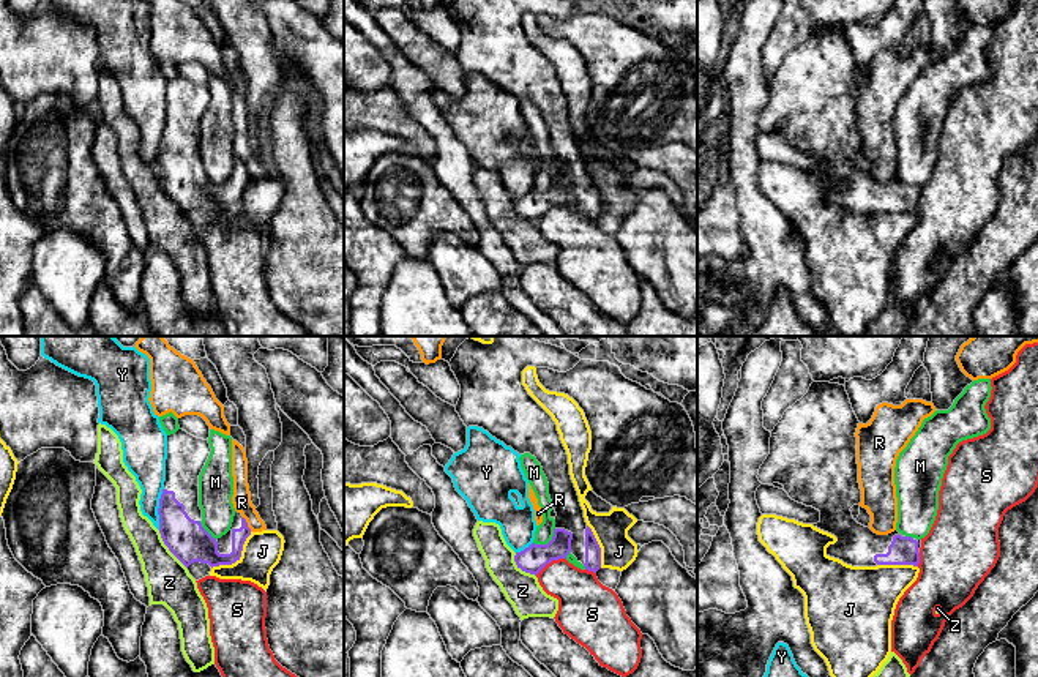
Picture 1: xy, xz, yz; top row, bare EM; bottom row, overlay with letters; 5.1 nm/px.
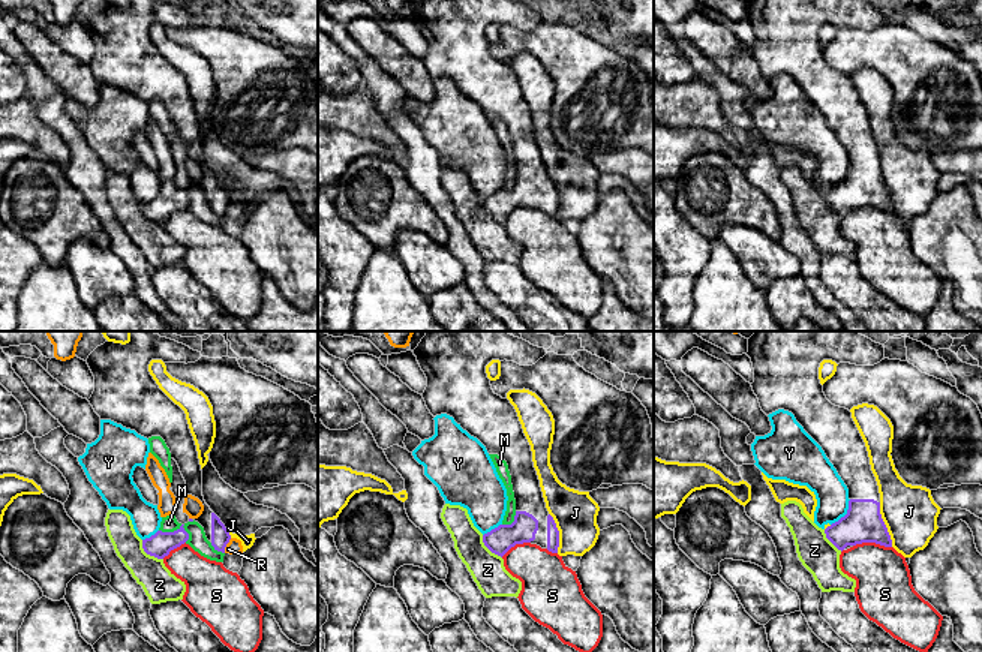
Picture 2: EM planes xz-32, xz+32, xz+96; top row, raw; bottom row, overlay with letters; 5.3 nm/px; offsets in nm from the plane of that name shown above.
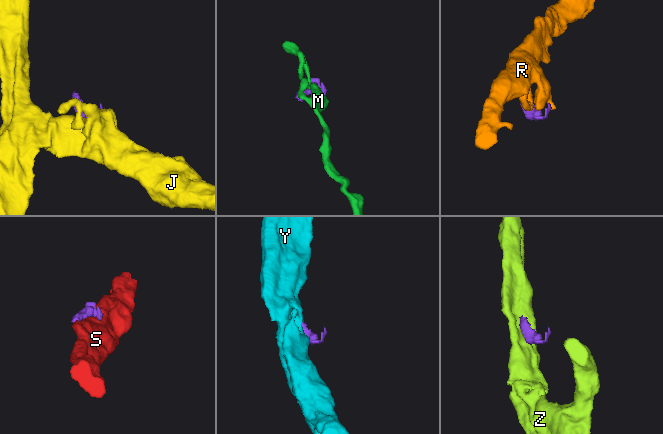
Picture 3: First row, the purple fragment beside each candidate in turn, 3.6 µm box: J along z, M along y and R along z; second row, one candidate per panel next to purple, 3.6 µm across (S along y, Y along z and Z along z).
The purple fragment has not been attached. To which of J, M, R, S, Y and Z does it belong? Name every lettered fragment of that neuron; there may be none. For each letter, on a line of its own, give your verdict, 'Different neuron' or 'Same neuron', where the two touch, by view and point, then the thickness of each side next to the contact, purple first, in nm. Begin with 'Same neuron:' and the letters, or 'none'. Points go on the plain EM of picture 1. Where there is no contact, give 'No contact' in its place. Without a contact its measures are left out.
Same neuron: none
J: Different neuron. Touches purple at xy (237, 205). Thickness 190 nm (purple) against 200 nm
M: Different neuron. Touches purple at xz (549, 188). Thickness 140 nm (purple) against 90 nm
R: Different neuron. Touches purple at xy (246, 171). Thickness 140 nm (purple) against 100 nm
S: Different neuron. Touches purple at xz (549, 209). Thickness 140 nm (purple) against 240 nm
Y: Different neuron. Touches purple at xy (158, 155). Thickness 200 nm (purple) against 190 nm
Z: Different neuron. Touches purple at xy (169, 196). Thickness 200 nm (purple) against 220 nm

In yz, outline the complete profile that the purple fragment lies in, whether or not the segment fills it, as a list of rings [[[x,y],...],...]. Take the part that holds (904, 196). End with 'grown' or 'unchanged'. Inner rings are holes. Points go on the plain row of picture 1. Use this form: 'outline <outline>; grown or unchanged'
outline [[[812,28],[808,39],[784,58],[771,77],[770,101],[757,125],[762,131],[782,131],[792,147],[820,158],[820,167],[812,172],[838,185],[827,194],[827,202],[852,213],[918,213],[921,186],[898,177],[877,181],[852,163],[850,155],[861,148],[855,84],[858,69],[844,32]]]; grown

